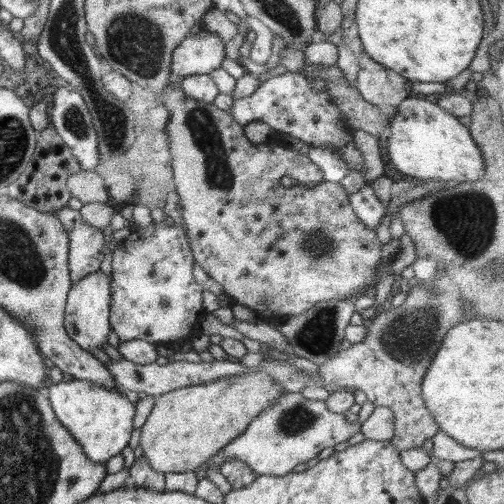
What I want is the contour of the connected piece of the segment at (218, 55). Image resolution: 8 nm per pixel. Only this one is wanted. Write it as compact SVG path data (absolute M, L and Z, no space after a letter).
M204 28L200 33L189 34L171 53L171 74L182 78L210 74L226 58L224 47L217 34Z

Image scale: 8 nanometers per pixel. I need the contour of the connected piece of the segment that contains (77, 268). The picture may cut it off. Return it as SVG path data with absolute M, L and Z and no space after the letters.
M66 205L54 214L68 233L69 279L75 283L101 268L104 249L109 243L104 240L102 230L84 222L79 210Z

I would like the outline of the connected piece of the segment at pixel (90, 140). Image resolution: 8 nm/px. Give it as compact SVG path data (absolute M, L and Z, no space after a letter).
M58 82L58 89L54 92L54 98L50 100L54 102L51 117L52 126L57 130L66 146L70 148L74 157L78 159L81 169L94 171L98 167L98 159L100 159L98 135L83 96L78 91L68 89Z

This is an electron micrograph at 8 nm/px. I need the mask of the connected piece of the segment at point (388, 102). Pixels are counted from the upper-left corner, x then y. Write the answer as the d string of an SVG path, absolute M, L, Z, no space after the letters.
M361 68L355 86L364 100L388 110L394 109L411 94L410 89L392 87L384 68L373 72Z

